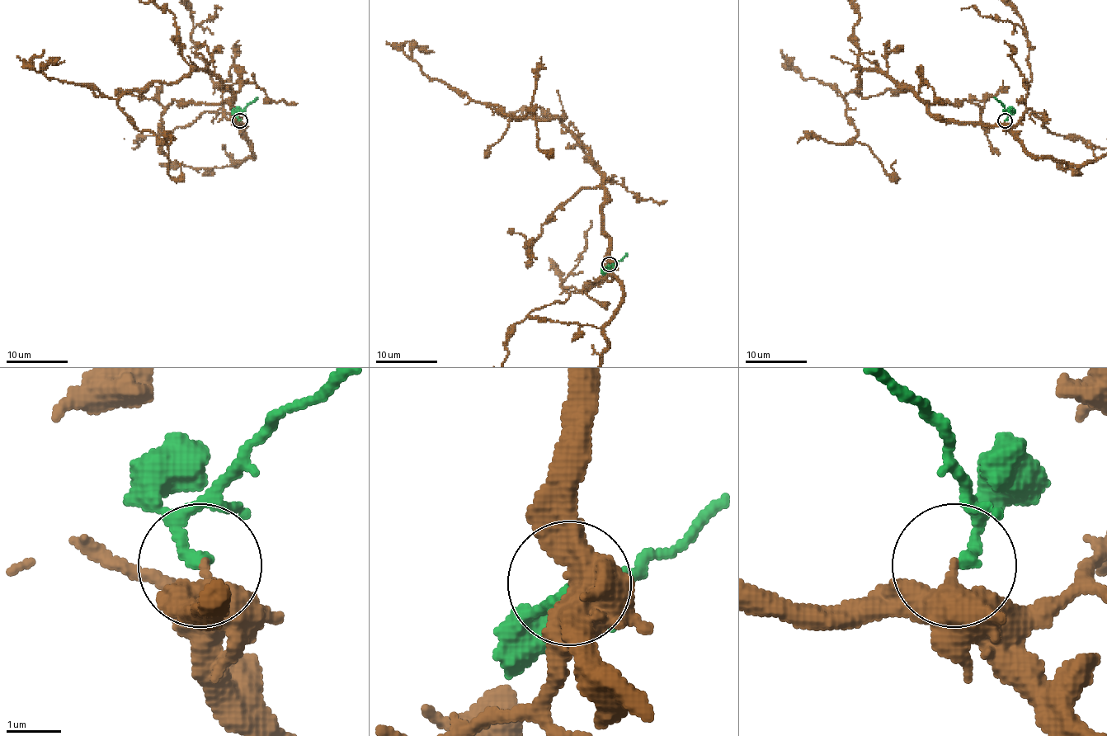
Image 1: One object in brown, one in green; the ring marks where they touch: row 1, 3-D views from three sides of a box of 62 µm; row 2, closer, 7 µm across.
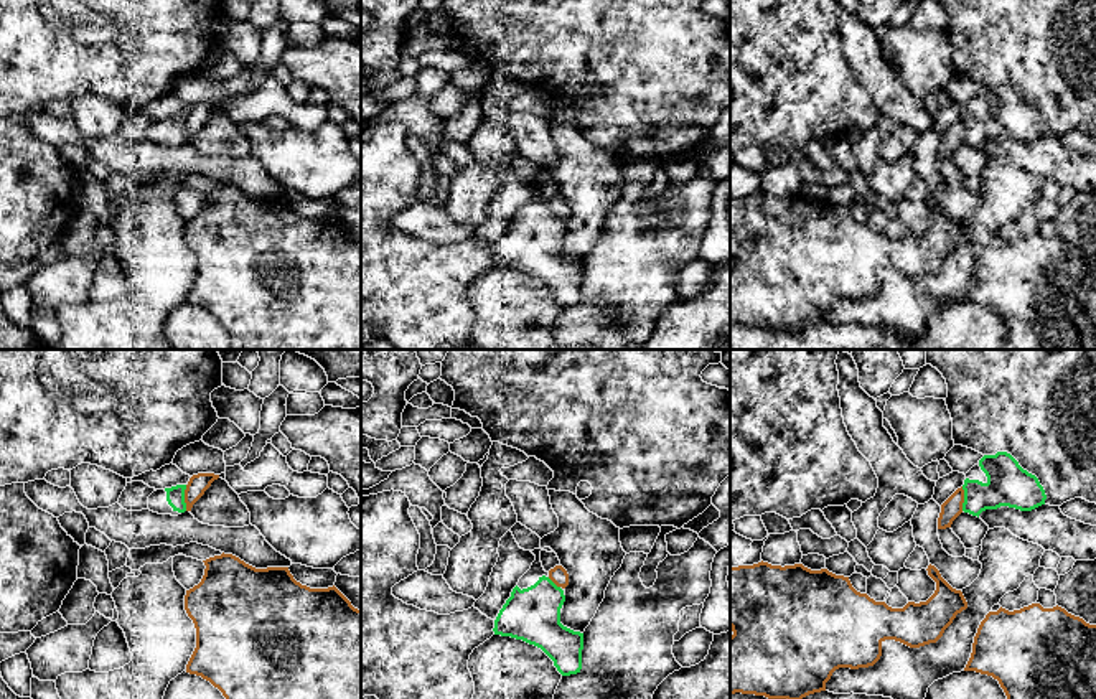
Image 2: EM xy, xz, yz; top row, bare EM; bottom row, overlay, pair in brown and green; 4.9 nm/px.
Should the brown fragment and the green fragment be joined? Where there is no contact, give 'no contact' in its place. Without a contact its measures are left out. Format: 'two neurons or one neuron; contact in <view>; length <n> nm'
two neurons; contact in xy; length 130 nm

